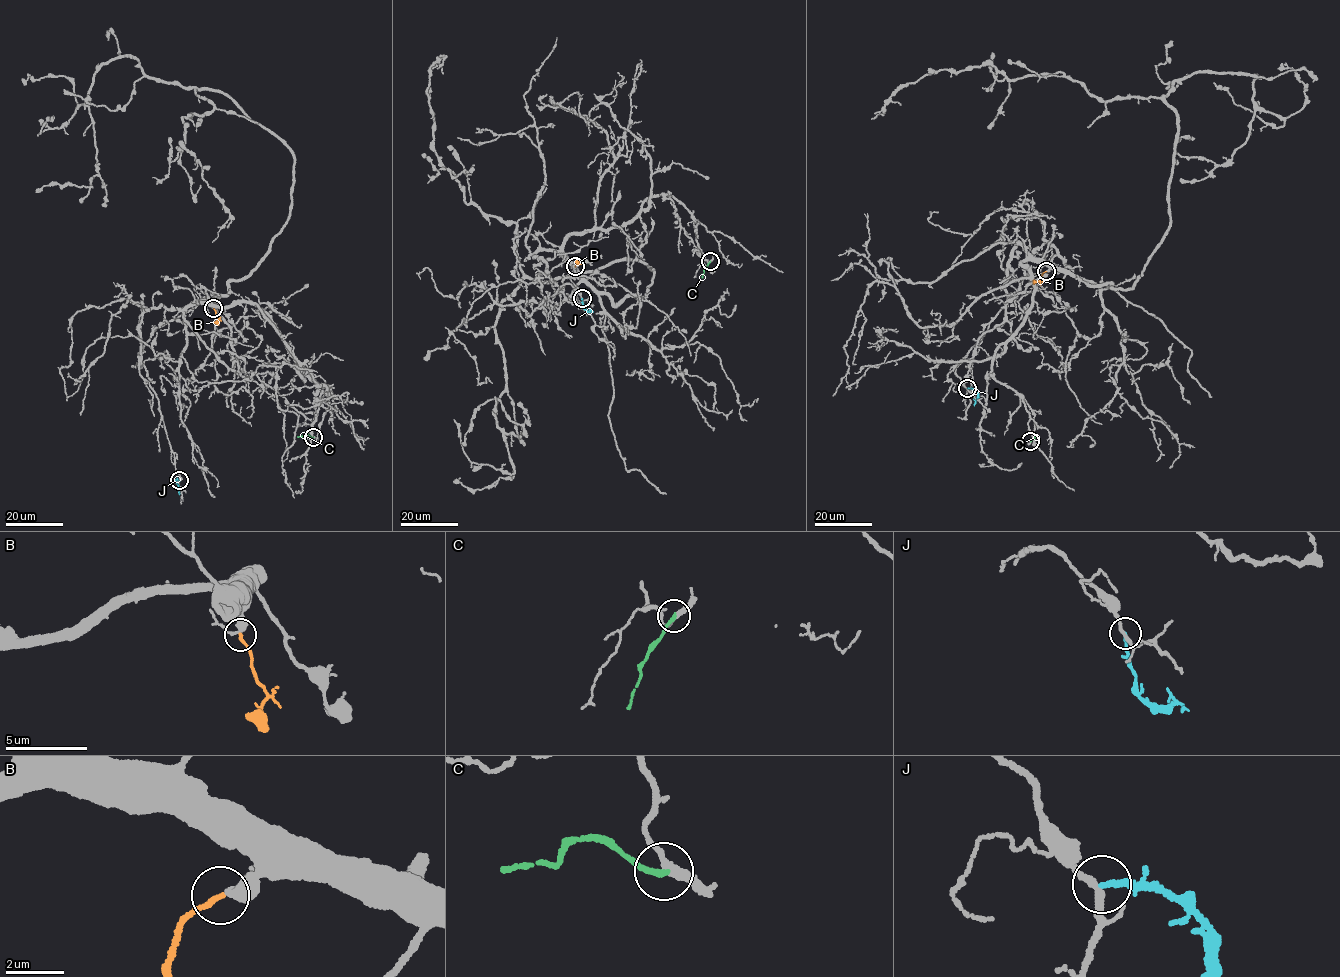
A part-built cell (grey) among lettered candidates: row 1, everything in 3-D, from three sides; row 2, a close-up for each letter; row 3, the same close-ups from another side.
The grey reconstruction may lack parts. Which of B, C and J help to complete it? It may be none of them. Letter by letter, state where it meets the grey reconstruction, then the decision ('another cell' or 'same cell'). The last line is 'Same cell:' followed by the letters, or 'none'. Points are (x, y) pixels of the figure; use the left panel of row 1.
B: contact (213, 308); same cell
C: contact (313, 437); another cell
J: contact (179, 480); another cell
Same cell: B

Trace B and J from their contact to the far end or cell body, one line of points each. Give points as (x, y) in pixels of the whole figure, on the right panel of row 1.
B: (1046, 271), (1039, 280), (1032, 280)
J: (967, 388), (972, 388), (977, 394), (974, 406)

